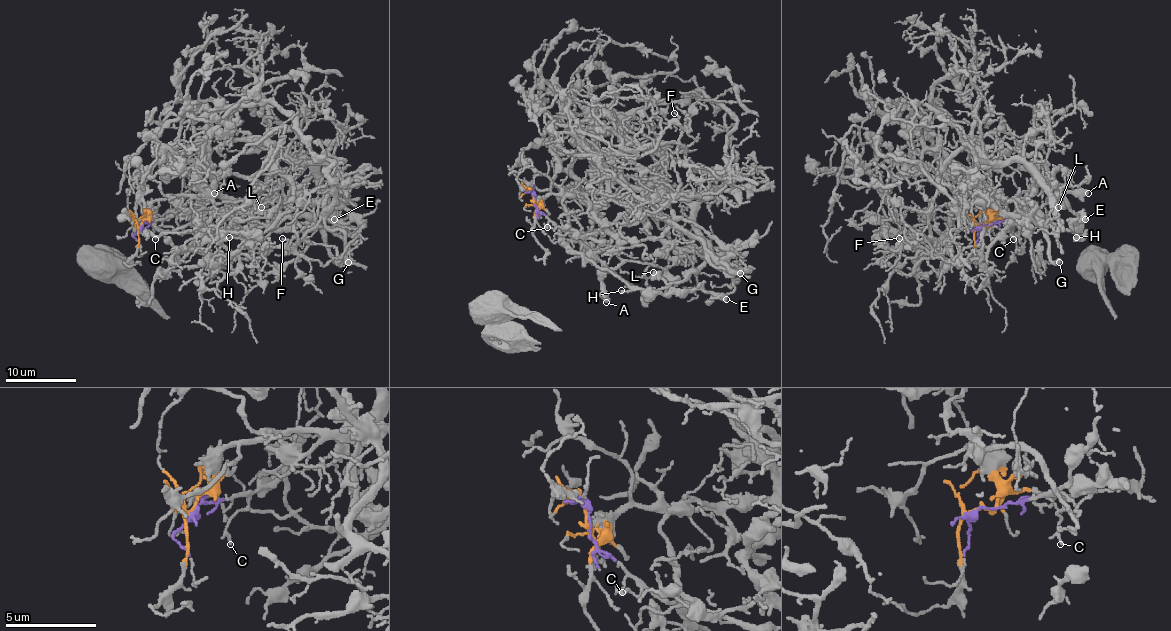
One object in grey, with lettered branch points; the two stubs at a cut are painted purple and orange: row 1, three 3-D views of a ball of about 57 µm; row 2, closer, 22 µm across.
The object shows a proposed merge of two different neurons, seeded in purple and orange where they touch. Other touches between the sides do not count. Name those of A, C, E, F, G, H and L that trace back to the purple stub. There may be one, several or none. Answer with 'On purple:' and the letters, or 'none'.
On purple: C, E, H, L

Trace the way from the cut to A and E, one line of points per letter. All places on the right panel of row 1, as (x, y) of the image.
A: (982, 225), (992, 218), (982, 195), (1005, 218), (1039, 211), (1062, 191), (1088, 193)
E: (982, 225), (992, 225), (1014, 216), (1039, 216), (1044, 222), (1079, 236), (1076, 225), (1079, 215), (1085, 220)

